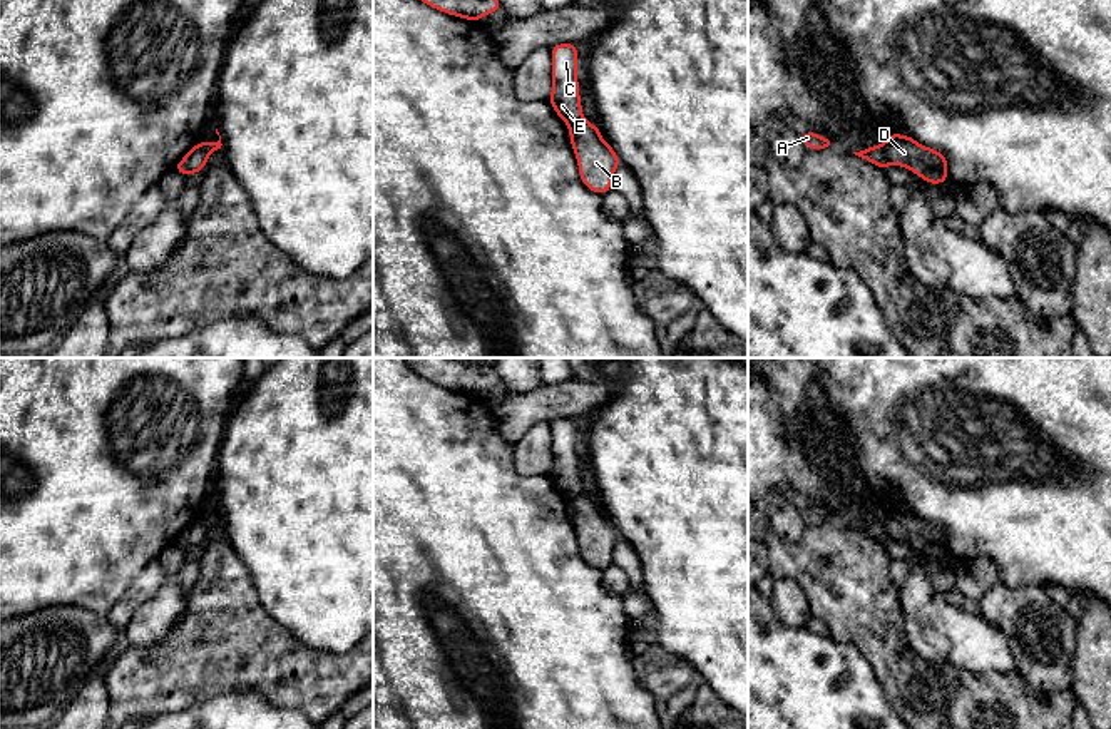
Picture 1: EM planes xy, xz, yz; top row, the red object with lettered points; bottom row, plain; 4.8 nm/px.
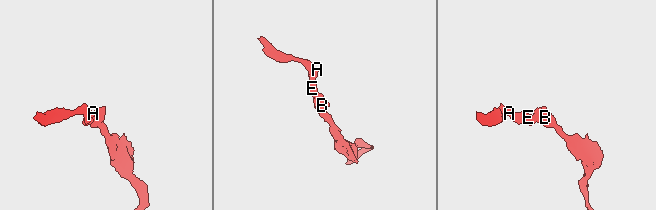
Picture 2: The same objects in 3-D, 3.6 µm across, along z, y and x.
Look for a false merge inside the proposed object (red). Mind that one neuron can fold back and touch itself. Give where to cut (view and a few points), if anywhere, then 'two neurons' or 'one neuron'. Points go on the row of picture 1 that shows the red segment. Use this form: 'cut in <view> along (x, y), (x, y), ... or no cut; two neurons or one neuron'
cut in yz along (882, 144), (890, 163); two neurons

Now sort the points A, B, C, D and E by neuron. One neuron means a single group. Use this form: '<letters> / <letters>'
A C E / B D

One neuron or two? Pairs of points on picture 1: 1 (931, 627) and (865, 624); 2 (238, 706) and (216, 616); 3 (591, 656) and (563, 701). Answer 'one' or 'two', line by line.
1: two
2: two
3: one

